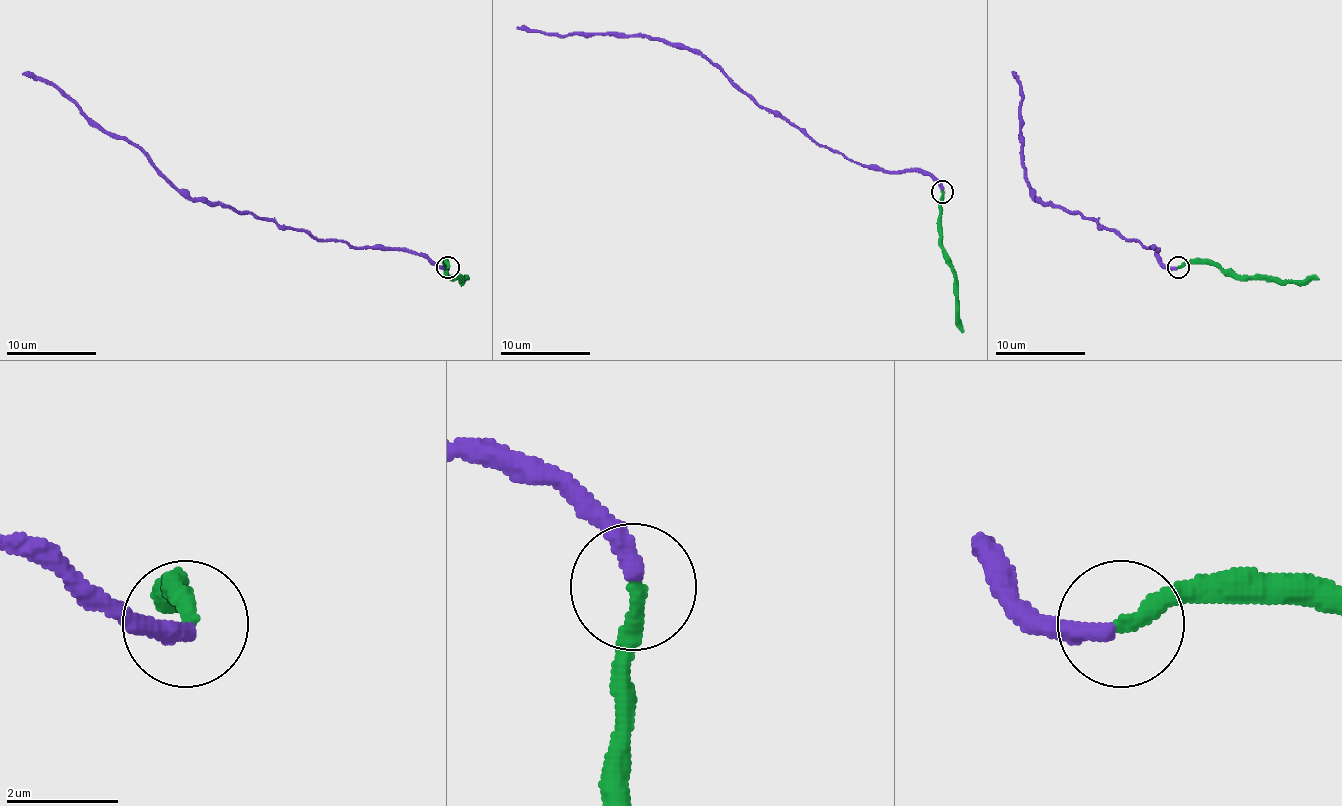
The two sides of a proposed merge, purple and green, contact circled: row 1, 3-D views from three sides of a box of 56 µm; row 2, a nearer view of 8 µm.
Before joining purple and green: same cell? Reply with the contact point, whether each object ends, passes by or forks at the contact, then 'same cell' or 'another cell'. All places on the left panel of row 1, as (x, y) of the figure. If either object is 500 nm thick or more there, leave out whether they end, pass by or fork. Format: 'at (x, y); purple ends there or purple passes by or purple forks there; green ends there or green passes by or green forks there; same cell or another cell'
at (447, 267); purple ends there; green ends there; same cell

